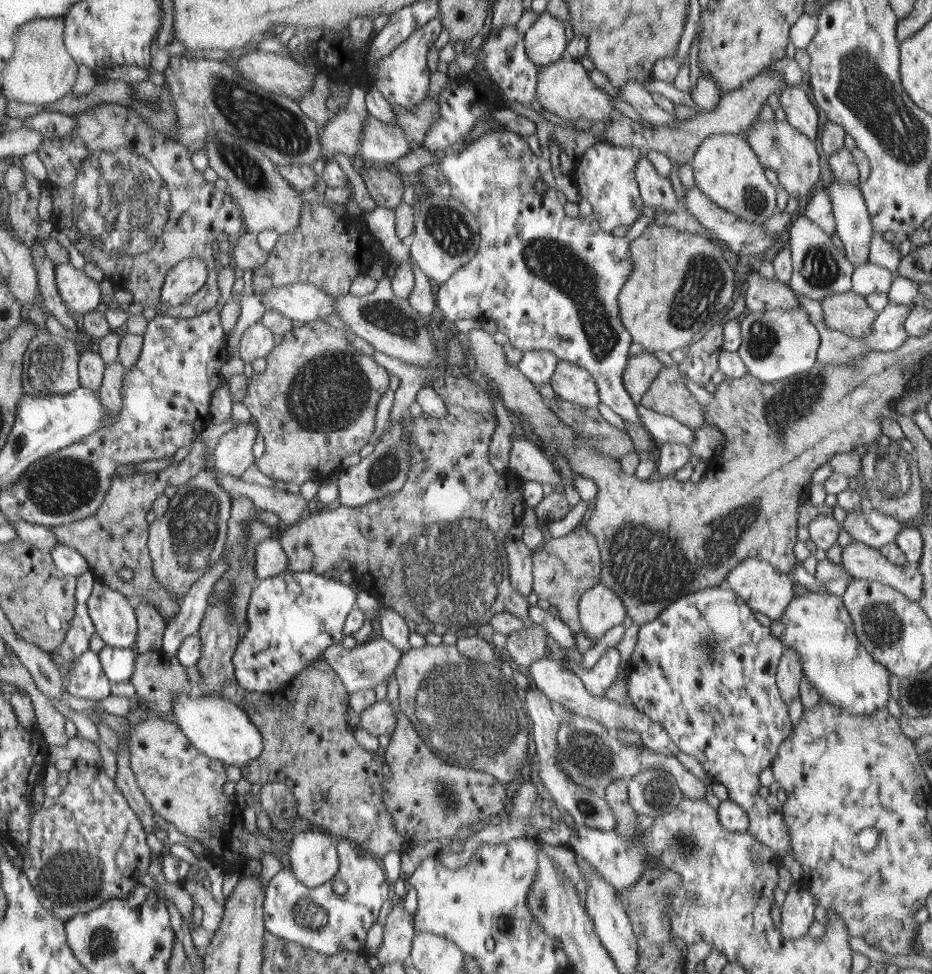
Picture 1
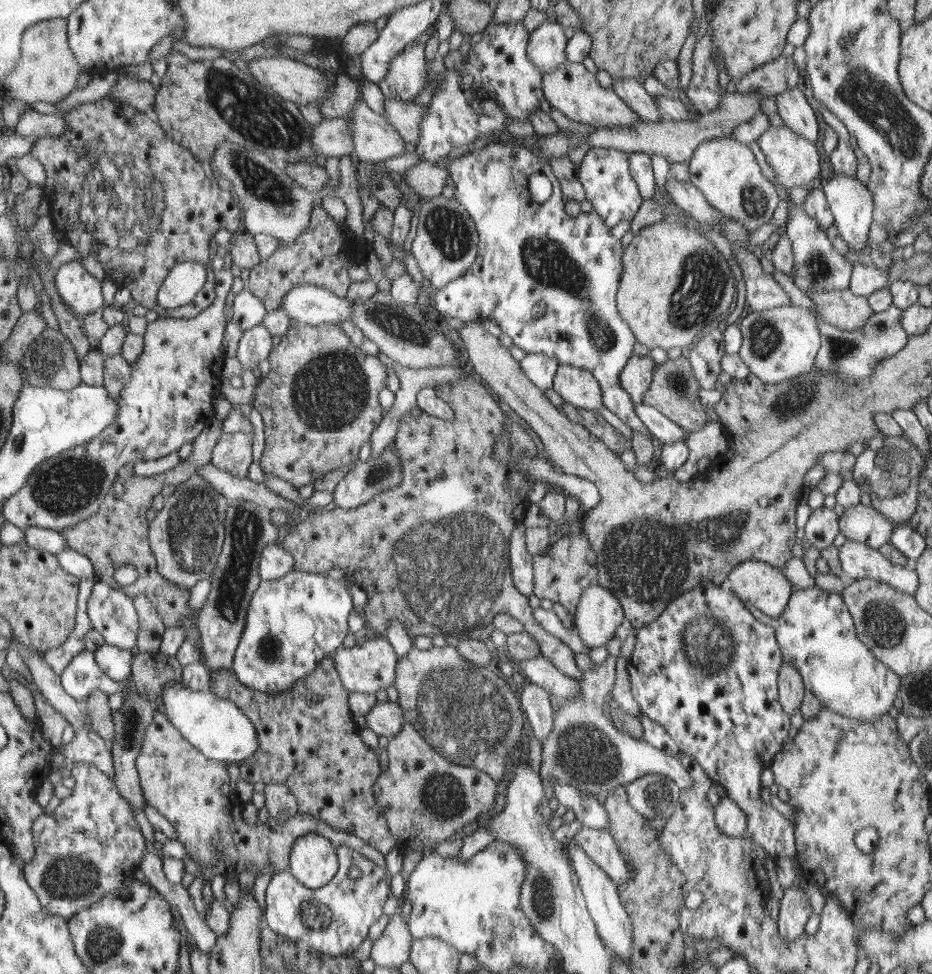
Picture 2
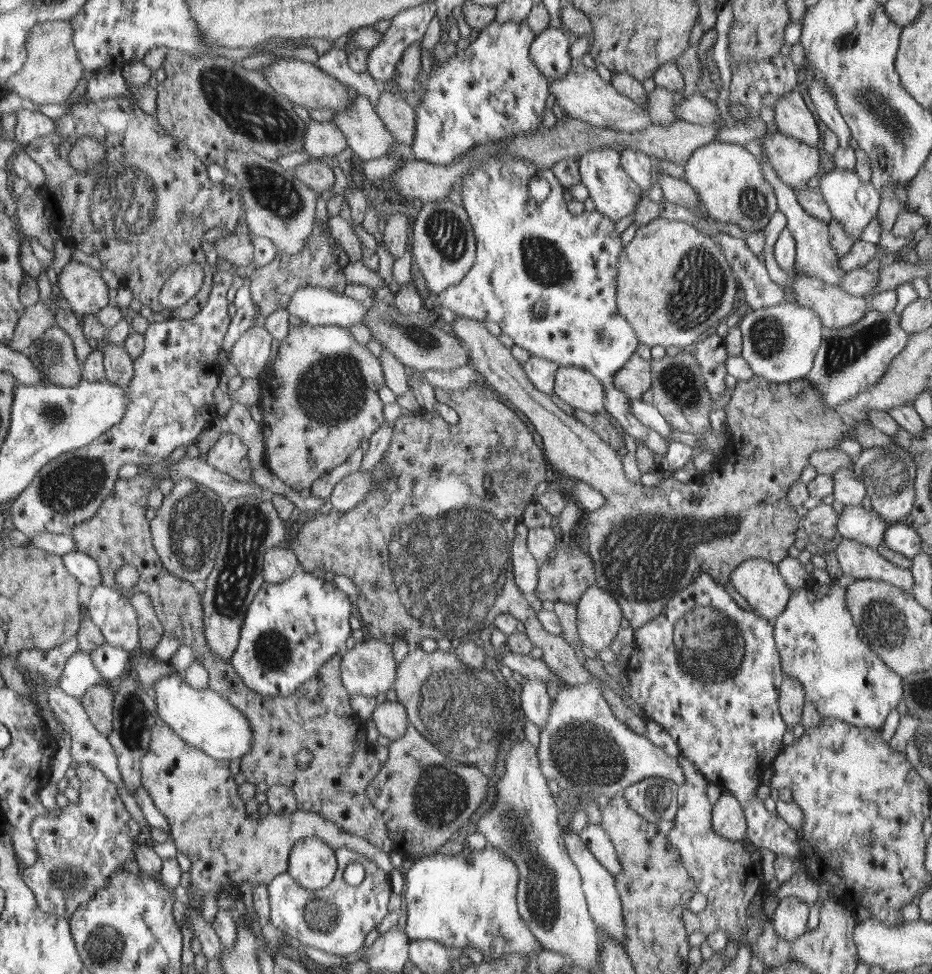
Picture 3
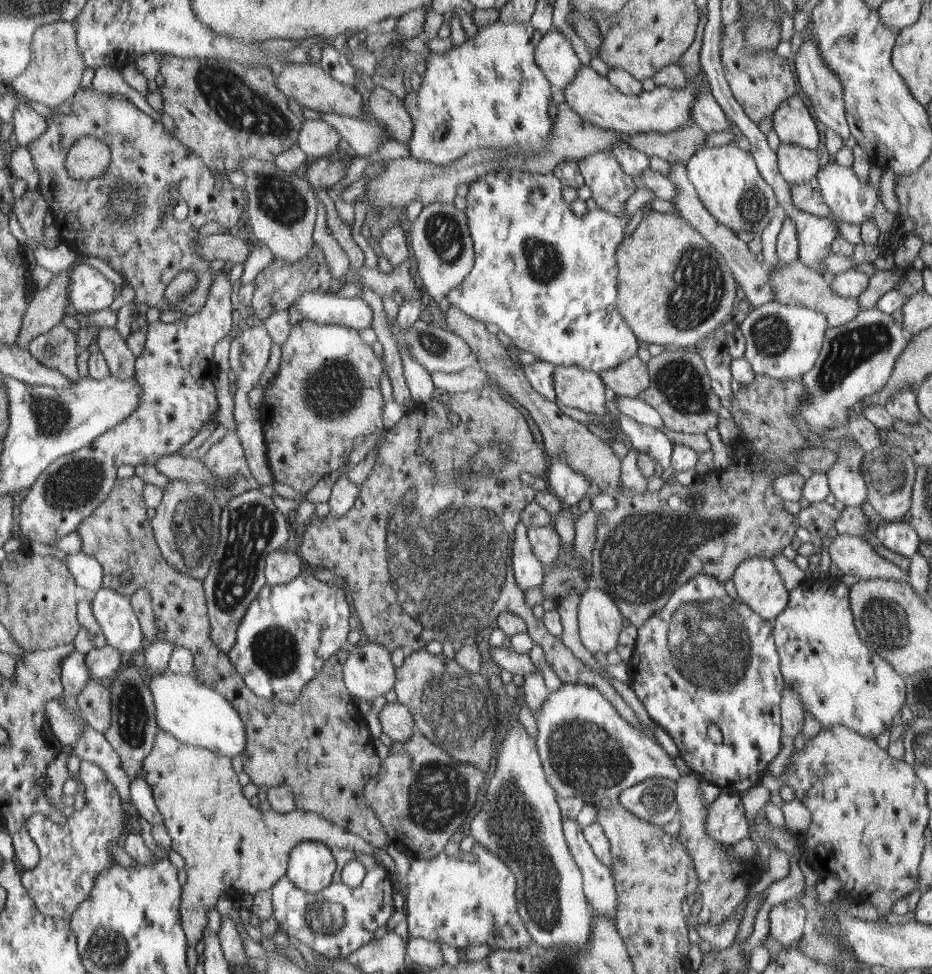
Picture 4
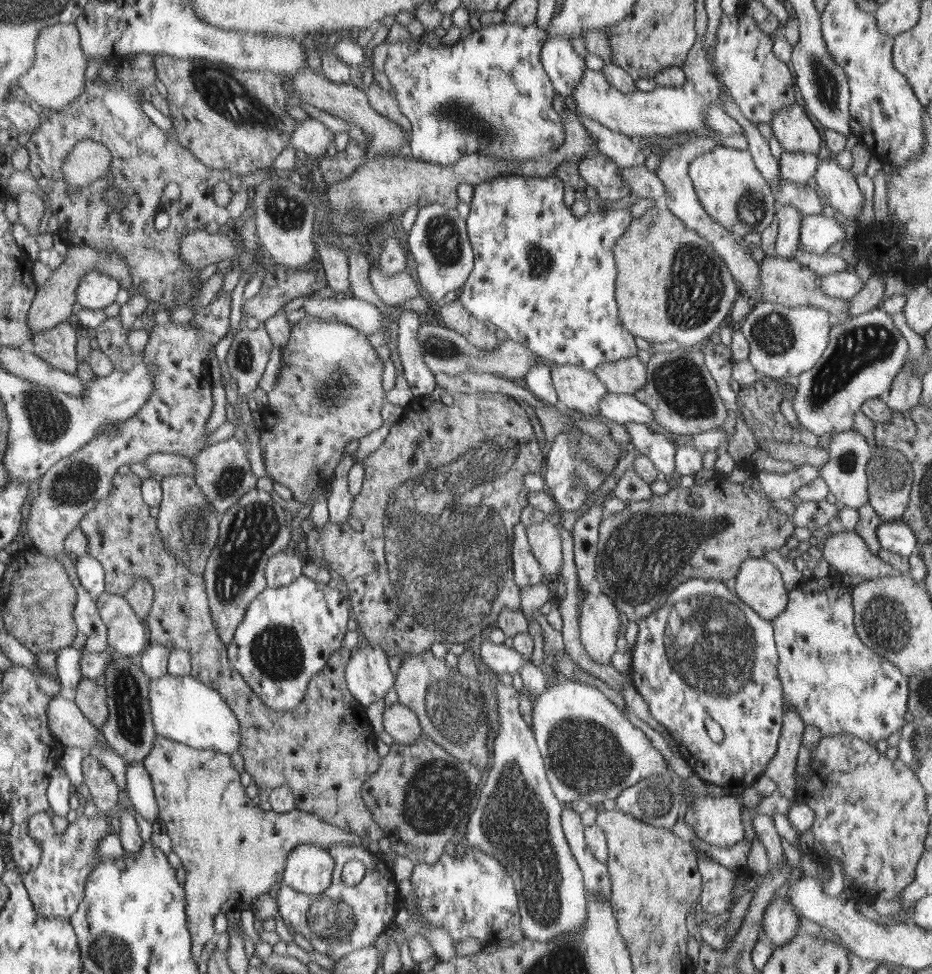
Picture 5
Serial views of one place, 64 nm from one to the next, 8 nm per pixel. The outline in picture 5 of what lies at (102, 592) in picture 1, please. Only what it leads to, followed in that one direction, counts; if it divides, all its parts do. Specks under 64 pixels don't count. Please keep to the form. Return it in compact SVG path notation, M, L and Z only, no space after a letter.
M104 590L96 600L100 618L106 624L109 647L117 655L136 659L151 643L147 627L123 595Z

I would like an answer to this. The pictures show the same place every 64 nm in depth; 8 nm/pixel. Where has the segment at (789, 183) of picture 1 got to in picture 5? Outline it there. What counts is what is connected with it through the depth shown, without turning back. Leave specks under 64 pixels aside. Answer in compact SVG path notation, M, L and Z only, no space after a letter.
M782 151L779 170L786 180L806 186L808 180L815 175L818 164L817 154Z

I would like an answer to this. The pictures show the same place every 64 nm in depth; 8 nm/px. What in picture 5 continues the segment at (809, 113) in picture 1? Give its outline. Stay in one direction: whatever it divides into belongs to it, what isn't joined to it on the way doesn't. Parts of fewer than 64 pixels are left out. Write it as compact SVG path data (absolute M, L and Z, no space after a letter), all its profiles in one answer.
M795 102L778 111L772 119L771 126L784 151L812 154L819 152L822 136L810 121L805 108L799 103Z

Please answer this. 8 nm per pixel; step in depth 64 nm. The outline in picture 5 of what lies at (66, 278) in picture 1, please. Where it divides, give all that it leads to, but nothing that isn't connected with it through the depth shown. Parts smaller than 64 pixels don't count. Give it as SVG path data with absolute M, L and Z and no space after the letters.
M92 269L80 277L76 287L76 305L88 310L104 309L116 300L120 288L119 280L100 271Z

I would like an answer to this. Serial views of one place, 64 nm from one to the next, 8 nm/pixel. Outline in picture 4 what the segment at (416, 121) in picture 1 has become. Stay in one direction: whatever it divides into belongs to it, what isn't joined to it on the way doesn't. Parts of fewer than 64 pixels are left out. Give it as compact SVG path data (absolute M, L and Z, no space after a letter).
M374 87L370 91L369 109L388 128L390 139L408 144L413 136L413 120L410 112L406 112L404 100L383 87Z

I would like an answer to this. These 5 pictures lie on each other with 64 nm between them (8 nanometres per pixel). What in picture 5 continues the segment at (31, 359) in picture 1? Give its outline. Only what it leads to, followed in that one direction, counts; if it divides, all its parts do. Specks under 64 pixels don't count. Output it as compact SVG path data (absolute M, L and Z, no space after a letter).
M68 322L34 335L34 354L52 368L68 374L76 372L76 330Z

